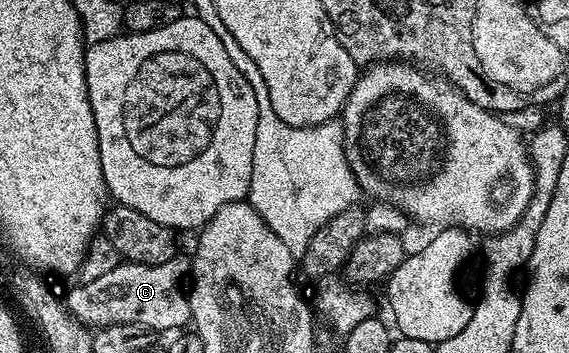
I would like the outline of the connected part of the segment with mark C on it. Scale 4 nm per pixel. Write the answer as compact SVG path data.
M178 253L166 263L135 264L122 261L94 282L74 284L75 287L63 300L73 317L87 327L125 327L125 324L131 323L153 331L179 331L192 320L188 296L179 283L191 268L192 258L184 253Z

